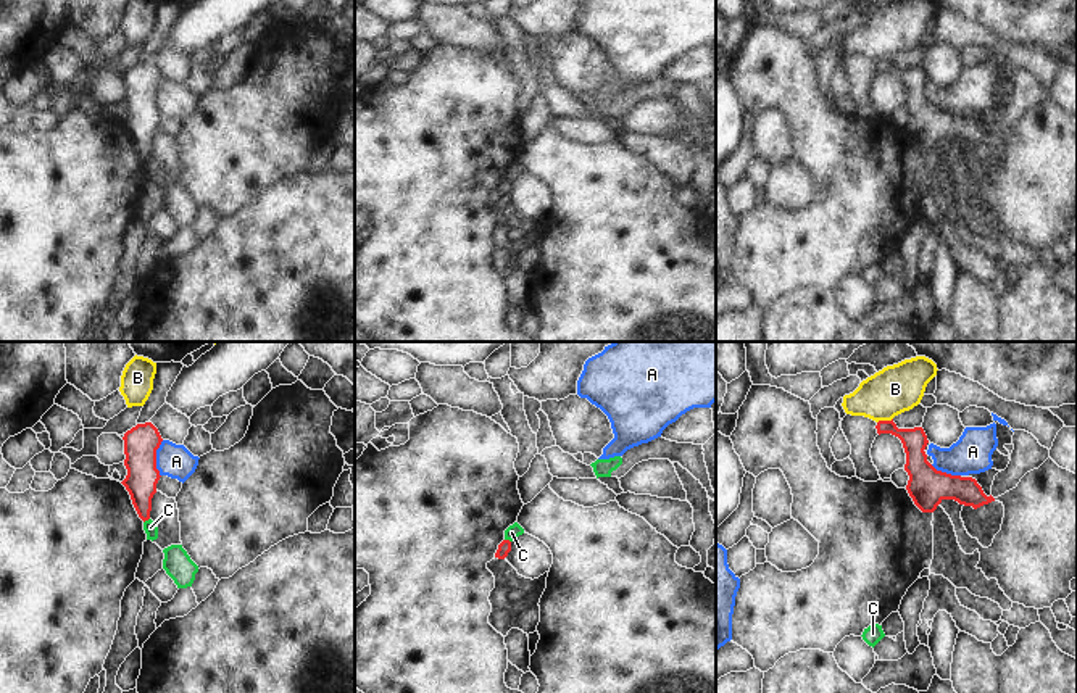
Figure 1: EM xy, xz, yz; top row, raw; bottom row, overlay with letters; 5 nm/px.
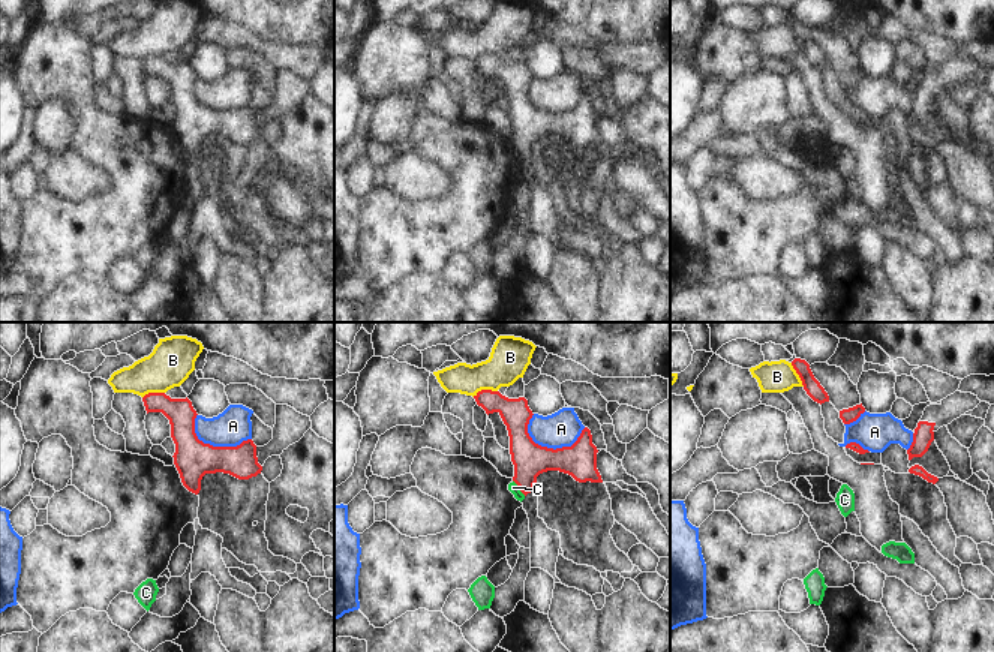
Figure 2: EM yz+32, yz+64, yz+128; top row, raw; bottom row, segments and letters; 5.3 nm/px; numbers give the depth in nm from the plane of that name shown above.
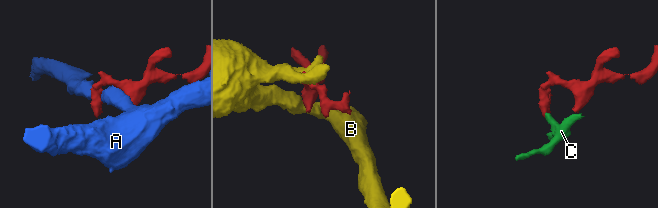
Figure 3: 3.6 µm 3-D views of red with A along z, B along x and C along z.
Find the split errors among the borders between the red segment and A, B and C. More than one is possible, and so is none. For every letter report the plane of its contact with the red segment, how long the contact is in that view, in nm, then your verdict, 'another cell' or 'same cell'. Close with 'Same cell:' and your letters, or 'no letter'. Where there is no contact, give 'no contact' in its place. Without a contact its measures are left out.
A: meets red in xy; contact 180 nm long; another cell
B: meets red in yz; contact 80 nm long; another cell
C: meets red in xy; contact 40 nm long; another cell
Same cell: no letter

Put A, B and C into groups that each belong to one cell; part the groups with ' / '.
A / B / C

